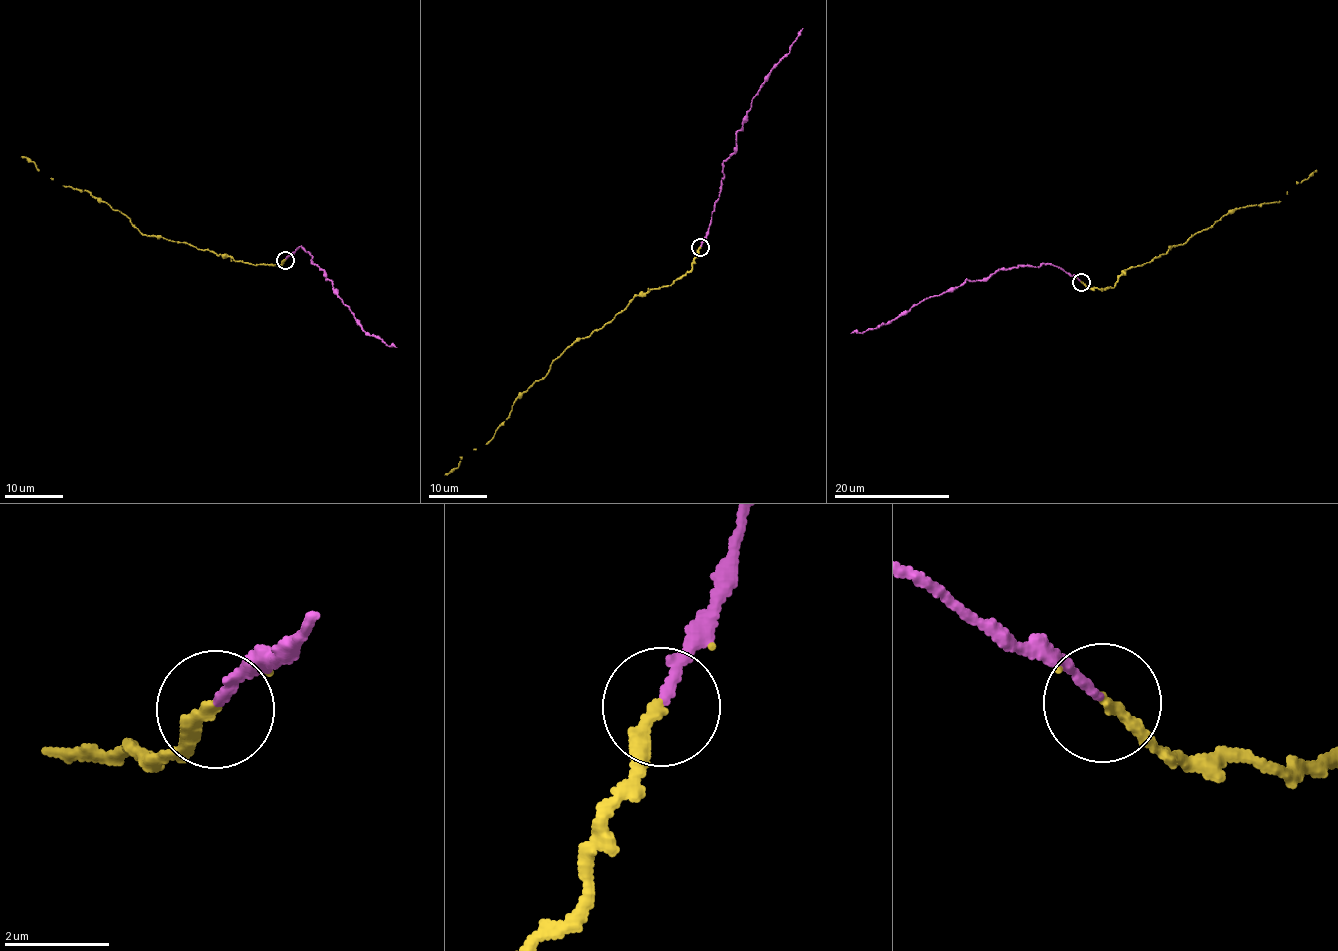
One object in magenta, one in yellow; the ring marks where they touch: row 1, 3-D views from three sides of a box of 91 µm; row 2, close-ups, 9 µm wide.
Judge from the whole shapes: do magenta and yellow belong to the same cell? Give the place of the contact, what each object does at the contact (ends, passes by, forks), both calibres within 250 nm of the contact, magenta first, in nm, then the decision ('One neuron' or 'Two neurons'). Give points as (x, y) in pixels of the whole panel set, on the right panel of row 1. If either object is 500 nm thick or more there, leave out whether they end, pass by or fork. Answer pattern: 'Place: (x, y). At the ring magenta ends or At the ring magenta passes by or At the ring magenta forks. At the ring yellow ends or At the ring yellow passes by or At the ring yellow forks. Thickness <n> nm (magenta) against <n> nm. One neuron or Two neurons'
Place: (1081, 282). At the ring magenta ends. At the ring yellow ends. Thickness 170 nm (magenta) against 220 nm. One neuron

